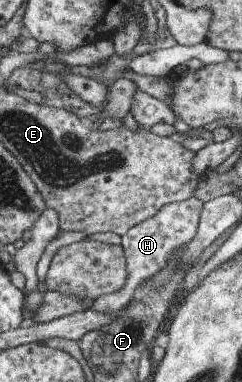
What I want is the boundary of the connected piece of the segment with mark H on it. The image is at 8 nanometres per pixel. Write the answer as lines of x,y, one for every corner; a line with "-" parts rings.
191,196
180,202
171,202
164,205
159,211
145,221
136,223
127,233
121,236
121,245
125,251
126,273
125,285
119,293
101,296
96,299
91,310
97,313
117,313
121,308
133,299
137,287
145,281
149,281
155,273
159,273
167,261
195,237
201,219
204,203

